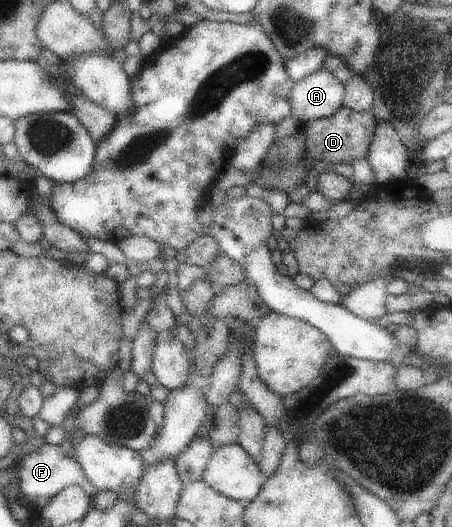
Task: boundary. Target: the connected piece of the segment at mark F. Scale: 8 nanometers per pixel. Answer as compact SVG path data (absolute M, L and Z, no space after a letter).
M44 442L35 451L21 455L16 461L20 493L28 504L38 505L40 509L44 509L60 490L74 484L85 488L90 495L94 495L99 490L90 483L81 464L75 458L66 455L58 444Z

